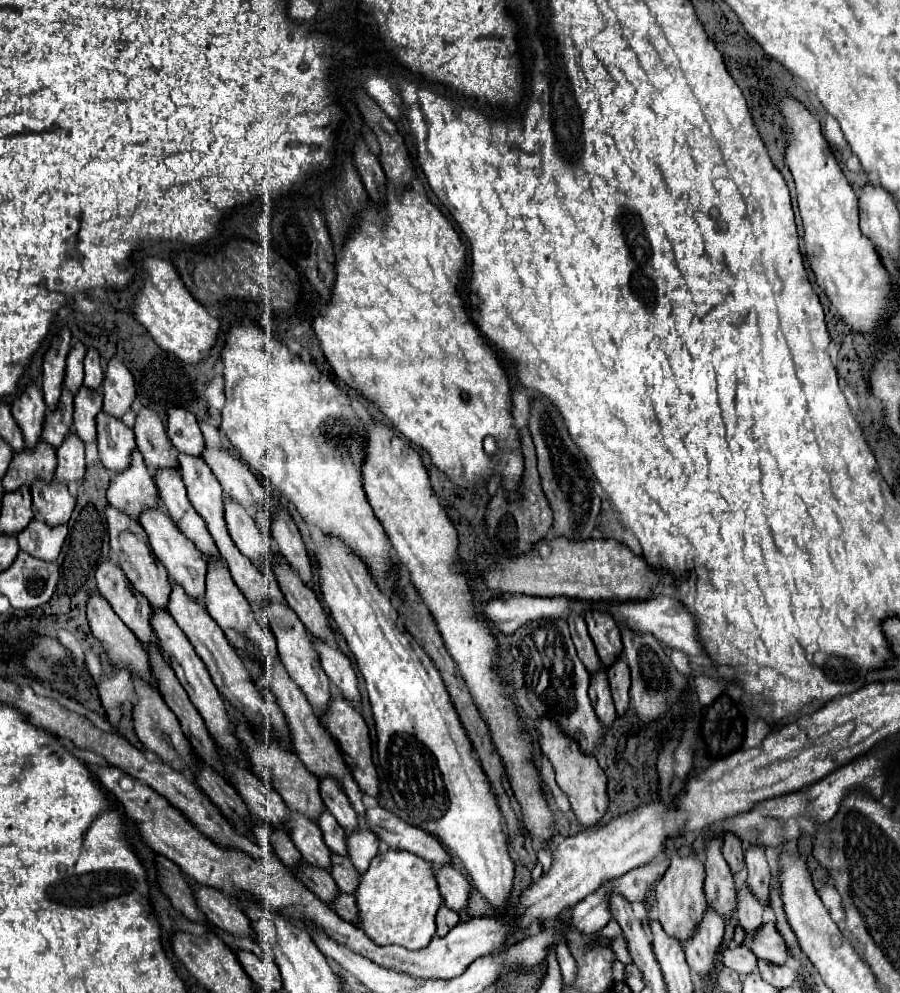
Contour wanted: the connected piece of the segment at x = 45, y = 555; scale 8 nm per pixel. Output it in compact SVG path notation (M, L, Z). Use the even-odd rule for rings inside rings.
M35 518L25 528L25 532L17 534L19 548L23 552L31 554L33 558L47 560L47 562L57 560L65 538L67 538L67 526L57 526L57 530L49 530L49 526L41 522L41 518Z

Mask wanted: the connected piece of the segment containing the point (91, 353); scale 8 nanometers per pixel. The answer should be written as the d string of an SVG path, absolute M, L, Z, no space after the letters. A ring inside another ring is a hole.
M89 348L85 356L85 386L89 390L97 390L101 382L103 382L103 370L99 366L99 354L95 348Z

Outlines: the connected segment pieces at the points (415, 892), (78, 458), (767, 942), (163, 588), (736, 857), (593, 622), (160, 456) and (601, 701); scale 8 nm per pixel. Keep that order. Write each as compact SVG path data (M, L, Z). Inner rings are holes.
M387 850L379 854L369 870L361 874L361 884L355 892L361 926L379 946L397 944L407 950L419 950L435 936L435 914L443 904L435 868L431 862L407 852Z
M69 434L65 438L65 442L57 448L57 474L55 480L61 484L69 484L69 482L77 482L81 484L85 478L85 448L83 442L75 436Z
M765 924L757 936L753 938L751 950L757 954L757 958L763 958L767 962L773 964L785 964L787 958L791 956L785 940L781 938L779 930L775 928L775 924Z
M111 508L105 510L107 514L107 526L109 526L109 536L111 536L111 556L115 558L115 562L121 566L121 570L125 572L127 580L131 582L131 586L141 592L149 604L157 610L163 610L167 612L167 604L169 604L169 594L171 594L171 582L169 582L169 574L165 570L165 566L161 566L161 562L157 562L151 546L149 546L149 540L147 540L147 534L145 530L141 528L141 524L129 520L127 514L121 514L117 512L117 508Z
M727 834L723 838L723 856L725 856L725 860L727 860L733 874L737 874L737 872L741 872L745 868L741 842L737 842L737 838L733 838L733 834Z
M589 612L585 616L585 622L589 626L589 636L595 642L601 662L605 664L605 668L609 668L623 650L621 632L619 632L613 616L601 614L601 612Z
M143 408L139 412L133 432L137 438L137 448L143 454L147 468L151 468L153 472L161 470L161 468L179 470L179 460L175 456L167 430L153 410Z
M601 668L597 674L591 676L589 698L593 702L593 708L595 708L597 718L609 728L615 722L617 714L615 714L613 698L609 694L609 682L607 682L607 670L605 668Z

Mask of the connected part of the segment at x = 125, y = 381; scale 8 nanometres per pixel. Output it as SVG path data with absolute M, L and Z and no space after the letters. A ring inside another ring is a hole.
M109 360L105 382L103 382L103 412L121 418L137 396L133 374L117 360Z

